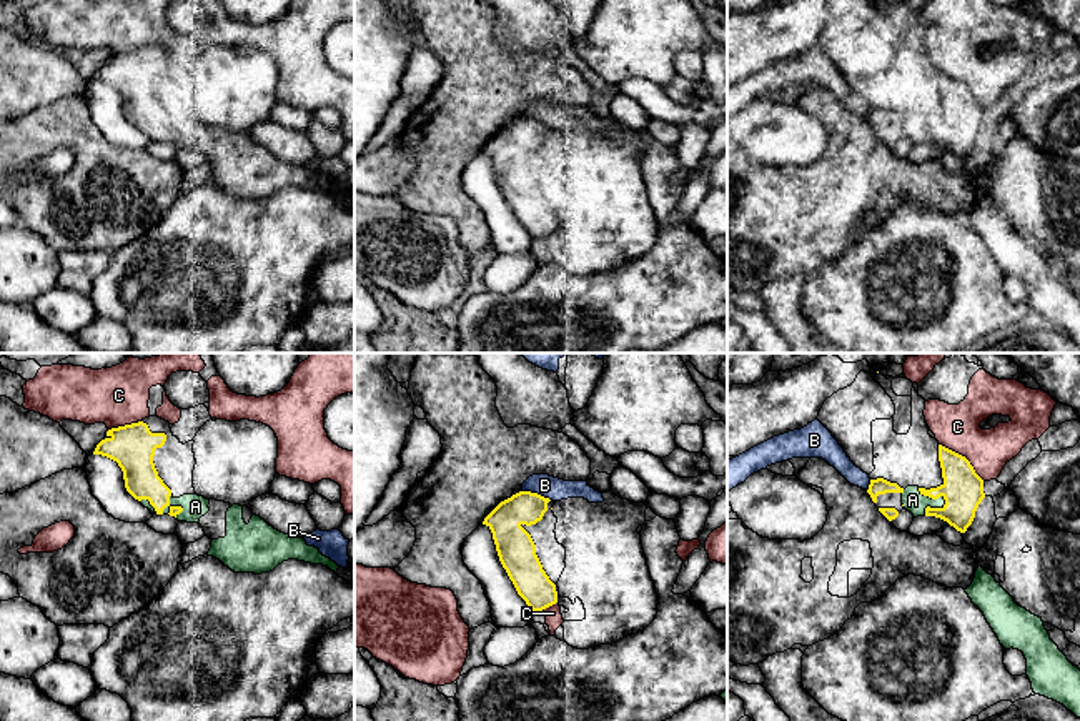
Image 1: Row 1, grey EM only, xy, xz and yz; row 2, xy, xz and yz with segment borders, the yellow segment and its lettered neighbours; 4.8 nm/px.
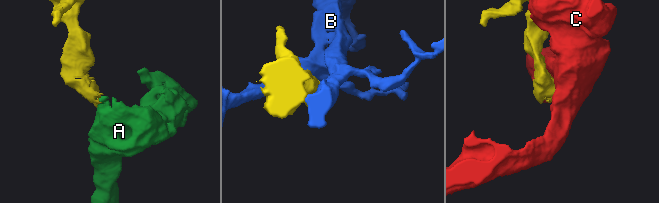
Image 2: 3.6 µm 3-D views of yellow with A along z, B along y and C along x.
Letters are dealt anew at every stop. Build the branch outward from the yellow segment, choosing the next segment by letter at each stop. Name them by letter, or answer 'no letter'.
A

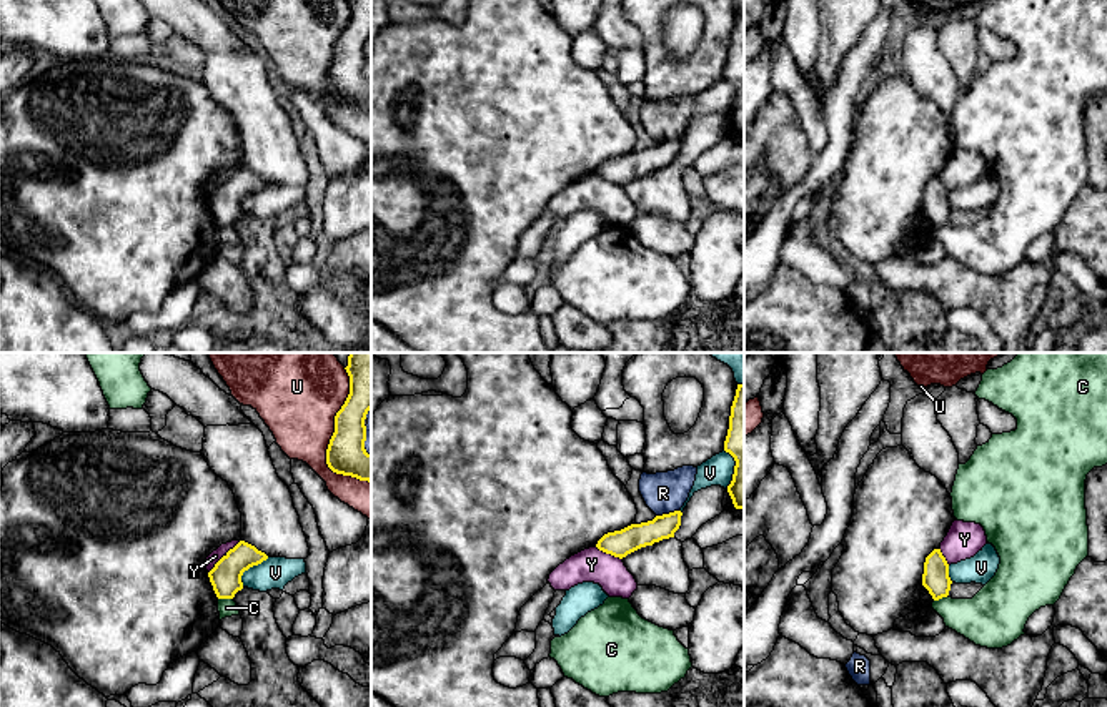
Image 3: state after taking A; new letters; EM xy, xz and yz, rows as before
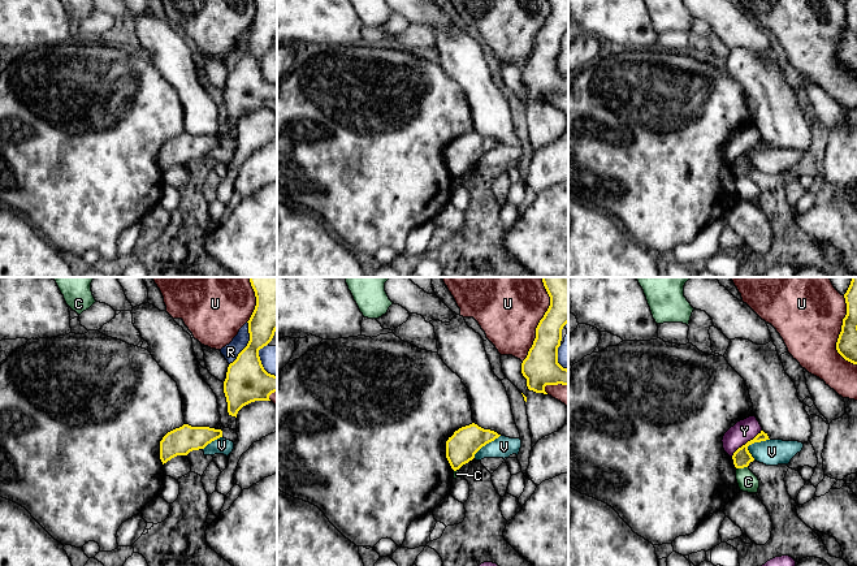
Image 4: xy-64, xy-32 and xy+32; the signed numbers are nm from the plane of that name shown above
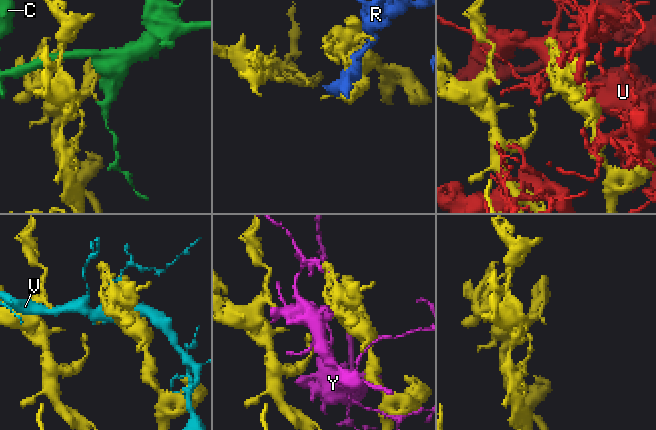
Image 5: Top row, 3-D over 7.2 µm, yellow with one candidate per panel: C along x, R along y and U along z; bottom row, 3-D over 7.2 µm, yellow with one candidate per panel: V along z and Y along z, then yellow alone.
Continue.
no letter

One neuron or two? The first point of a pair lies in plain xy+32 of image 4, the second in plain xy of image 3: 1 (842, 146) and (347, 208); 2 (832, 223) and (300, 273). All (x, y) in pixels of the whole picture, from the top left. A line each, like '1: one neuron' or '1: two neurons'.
1: one neuron
2: one neuron

